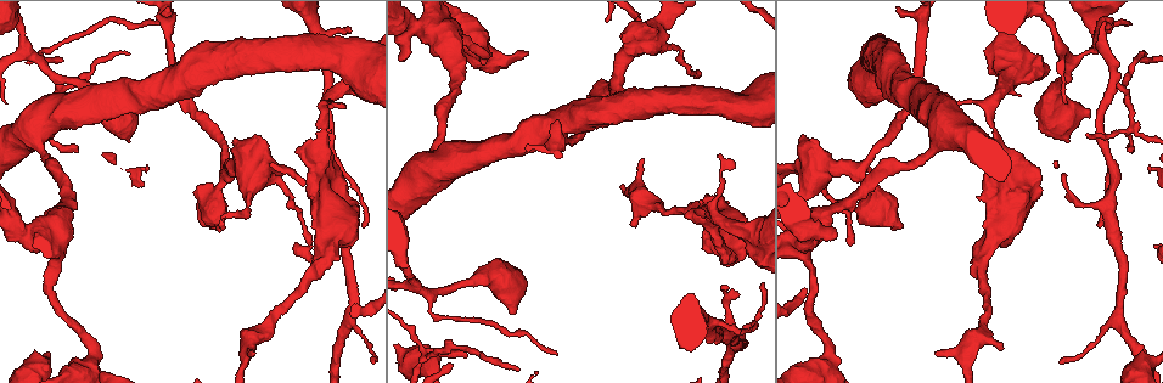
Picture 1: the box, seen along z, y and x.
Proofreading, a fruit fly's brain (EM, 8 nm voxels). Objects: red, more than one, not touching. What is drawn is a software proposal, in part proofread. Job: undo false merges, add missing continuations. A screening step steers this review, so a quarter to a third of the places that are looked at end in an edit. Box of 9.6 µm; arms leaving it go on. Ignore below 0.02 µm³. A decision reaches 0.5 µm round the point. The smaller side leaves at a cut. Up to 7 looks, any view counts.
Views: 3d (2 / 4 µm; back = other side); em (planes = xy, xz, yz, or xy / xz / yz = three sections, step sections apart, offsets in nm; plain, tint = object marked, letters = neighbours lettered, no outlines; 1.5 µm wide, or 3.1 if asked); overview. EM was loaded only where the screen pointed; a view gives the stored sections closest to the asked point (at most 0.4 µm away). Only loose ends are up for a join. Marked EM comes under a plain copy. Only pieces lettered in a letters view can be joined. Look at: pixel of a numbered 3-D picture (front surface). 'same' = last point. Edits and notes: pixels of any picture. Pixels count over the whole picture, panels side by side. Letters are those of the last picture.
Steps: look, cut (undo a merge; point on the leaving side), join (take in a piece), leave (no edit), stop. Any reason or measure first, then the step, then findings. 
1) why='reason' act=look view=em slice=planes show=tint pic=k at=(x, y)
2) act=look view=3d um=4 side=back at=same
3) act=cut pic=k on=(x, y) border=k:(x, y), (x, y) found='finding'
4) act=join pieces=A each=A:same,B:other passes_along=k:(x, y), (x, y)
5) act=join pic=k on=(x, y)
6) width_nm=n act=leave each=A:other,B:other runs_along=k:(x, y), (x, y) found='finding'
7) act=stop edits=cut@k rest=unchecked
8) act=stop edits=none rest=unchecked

why='branch point' act=look view=em slice=planes show=letters pic=1 at=(424, 355)

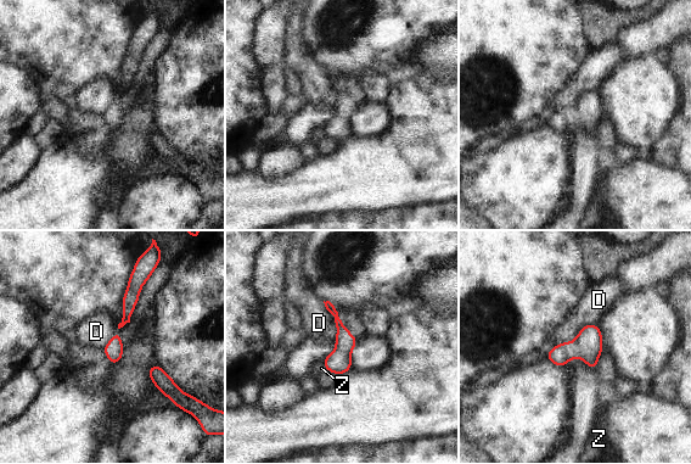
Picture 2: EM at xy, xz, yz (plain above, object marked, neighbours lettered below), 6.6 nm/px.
width_nm=120 act=leave each=D:other,Z:other runs_along=2:(329, 306), (342, 331), (341, 370) found='continuous, no second neuron'

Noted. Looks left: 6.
why='end of a long branch' act=look view=3d um=4 pic=1 at=(128, 53)

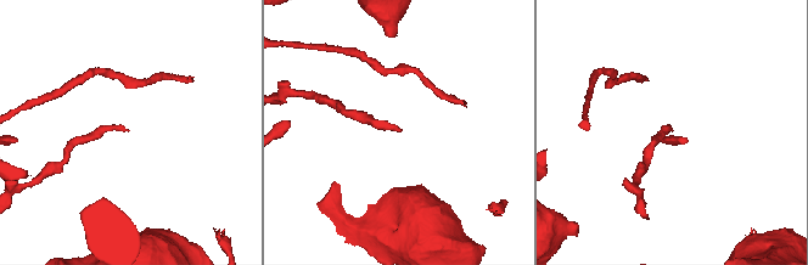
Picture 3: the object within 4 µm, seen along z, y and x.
why='now the EM' act=look view=em slice=xy step=8 show=tint pic=3 at=(669, 129)

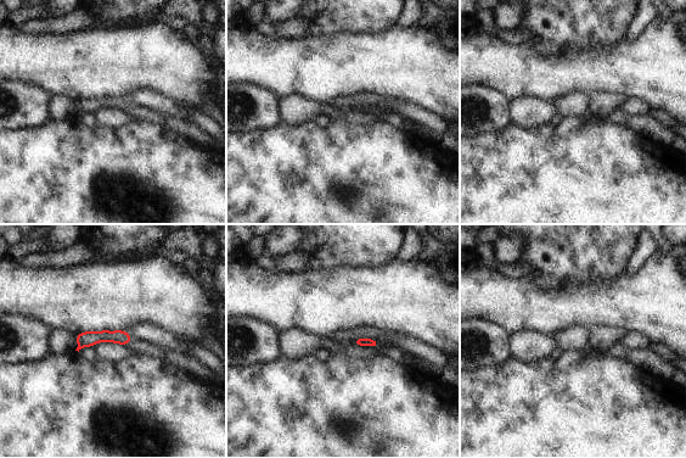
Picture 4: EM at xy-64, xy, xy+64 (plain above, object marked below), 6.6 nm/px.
act=look view=em slice=yz step=4 show=letters at=same

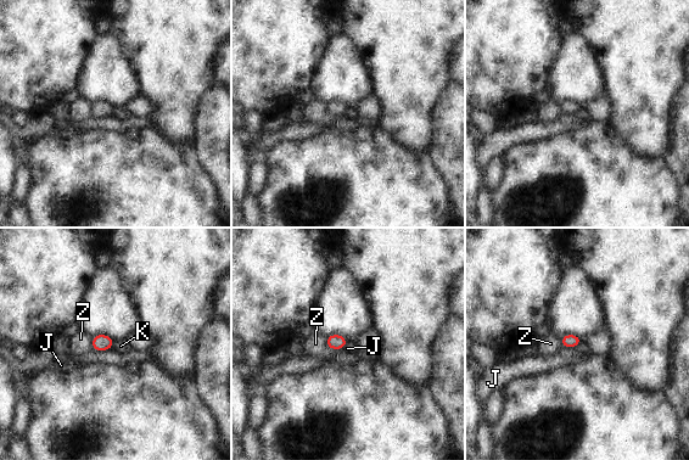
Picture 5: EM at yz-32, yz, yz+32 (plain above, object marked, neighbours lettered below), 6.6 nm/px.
act=leave each=J:other,K:other,Z:other border=5:(583, 341), (571, 347), (563, 347) found='none of them fits'

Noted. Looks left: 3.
act=look view=3d um=4 pic=1 at=(739, 334)

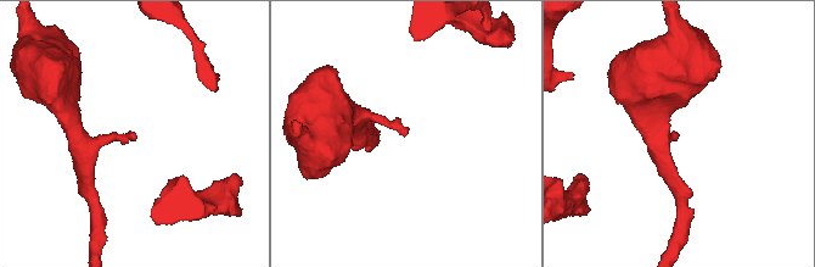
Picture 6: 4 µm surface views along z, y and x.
why='need the tissue' act=look view=em slice=yz step=4 show=tint pic=6 at=(133, 132)

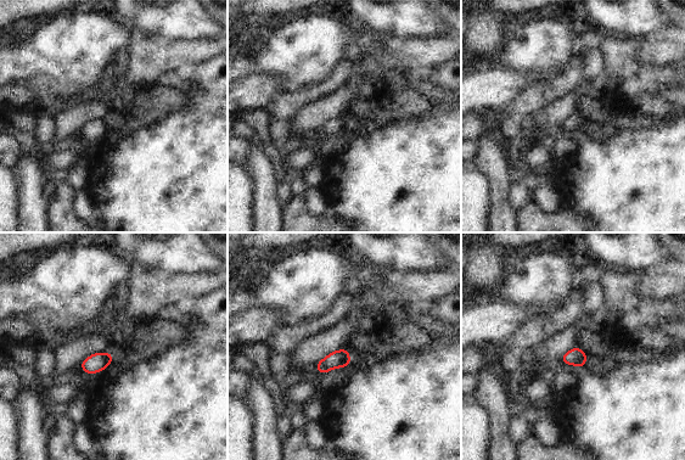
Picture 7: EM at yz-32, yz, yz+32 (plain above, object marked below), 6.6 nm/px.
act=look view=em slice=planes show=letters at=same

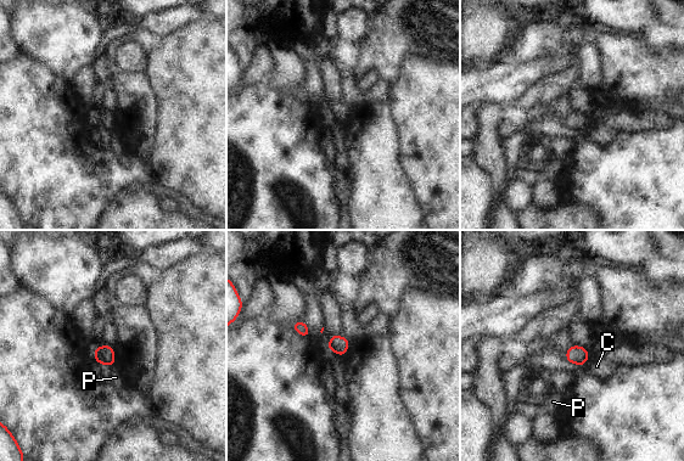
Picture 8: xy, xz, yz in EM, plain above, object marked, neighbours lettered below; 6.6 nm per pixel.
act=leave each=C:other,P:other border=8:(589, 358), (583, 365) found='none of them fits'

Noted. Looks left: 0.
act=stop edits=none rest=unchecked

